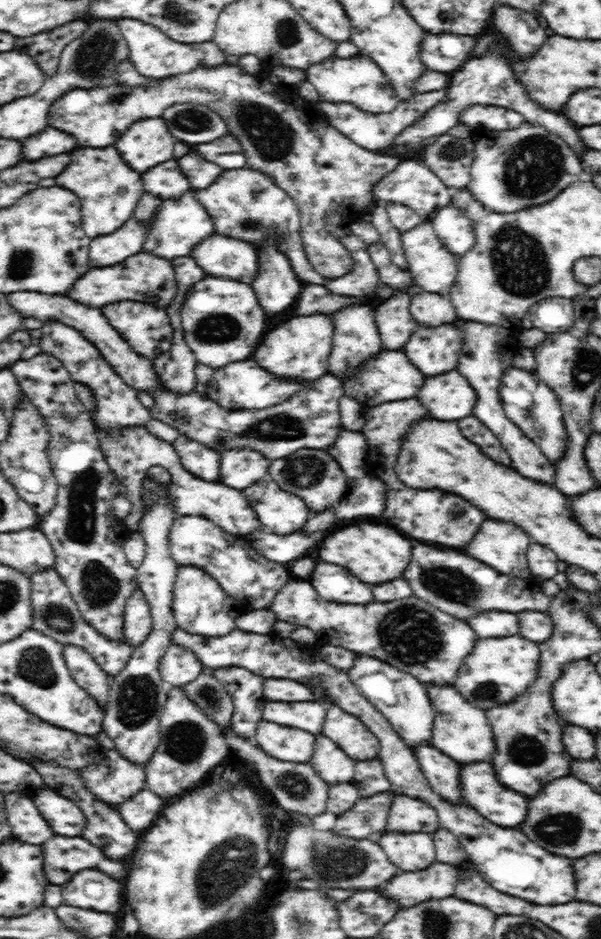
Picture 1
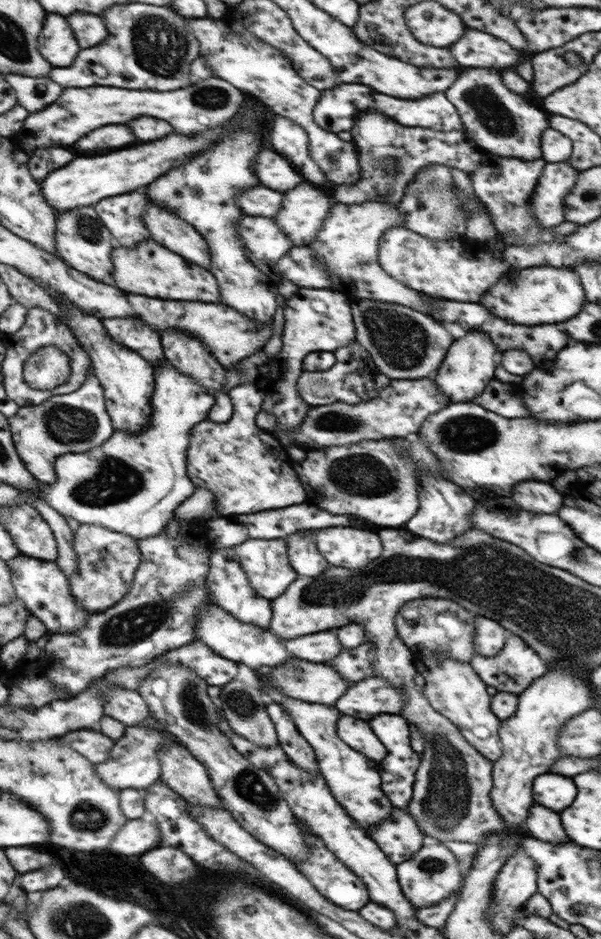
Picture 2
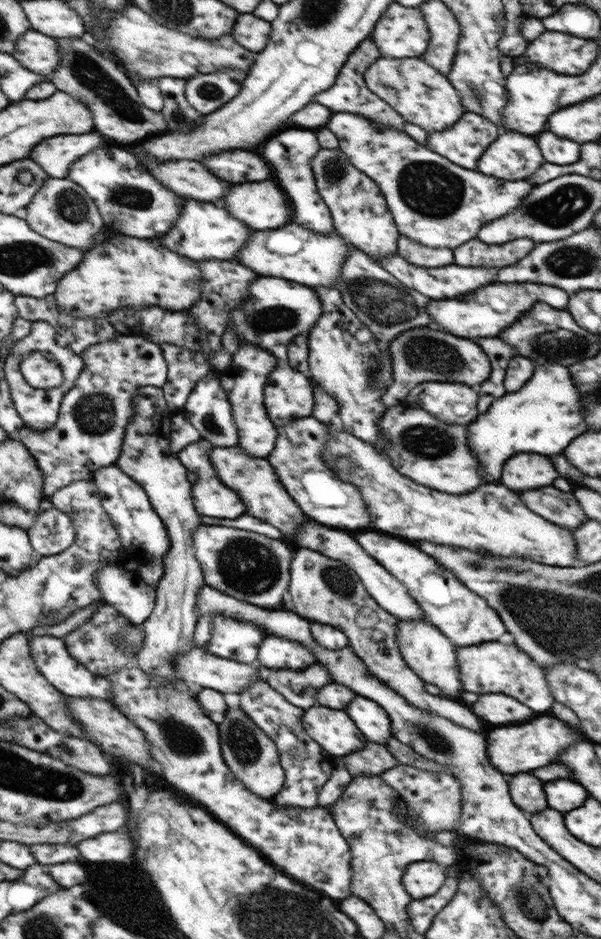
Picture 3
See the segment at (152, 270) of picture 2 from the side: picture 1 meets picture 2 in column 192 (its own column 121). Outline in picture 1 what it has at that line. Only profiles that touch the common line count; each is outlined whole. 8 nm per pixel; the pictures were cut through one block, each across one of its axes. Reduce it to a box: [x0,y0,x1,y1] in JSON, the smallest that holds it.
[66,251,176,309]

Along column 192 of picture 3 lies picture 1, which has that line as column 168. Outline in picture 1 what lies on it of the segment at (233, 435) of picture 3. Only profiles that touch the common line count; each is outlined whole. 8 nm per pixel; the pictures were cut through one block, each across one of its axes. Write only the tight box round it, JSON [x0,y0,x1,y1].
[8,292,345,460]

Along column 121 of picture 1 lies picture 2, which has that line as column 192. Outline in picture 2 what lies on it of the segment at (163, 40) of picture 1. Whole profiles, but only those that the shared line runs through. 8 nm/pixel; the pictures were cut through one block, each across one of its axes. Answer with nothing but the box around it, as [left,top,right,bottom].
[187,17,362,187]

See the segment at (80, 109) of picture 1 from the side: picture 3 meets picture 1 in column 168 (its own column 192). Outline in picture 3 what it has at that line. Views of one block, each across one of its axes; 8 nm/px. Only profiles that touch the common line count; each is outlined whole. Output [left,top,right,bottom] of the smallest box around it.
[187,68,247,114]

